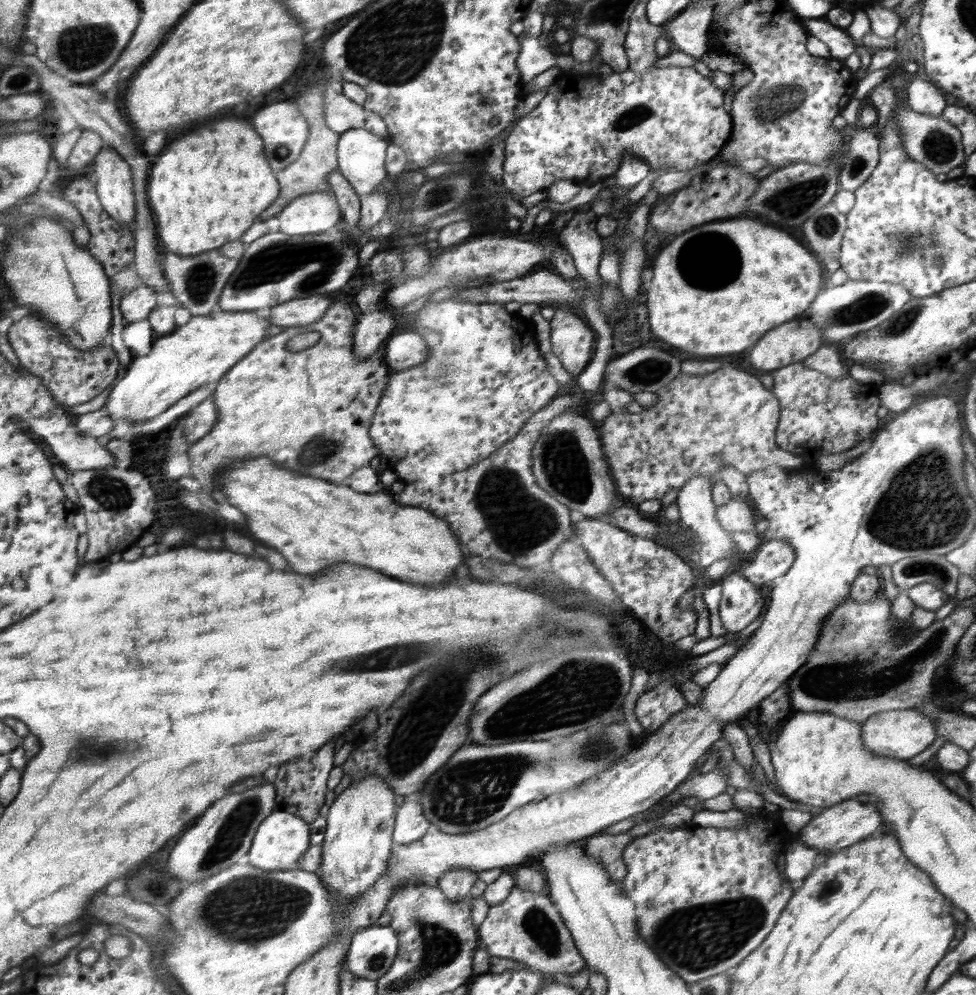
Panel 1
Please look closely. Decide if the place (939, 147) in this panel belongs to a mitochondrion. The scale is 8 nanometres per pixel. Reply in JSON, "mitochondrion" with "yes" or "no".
{"mitochondrion":"yes"}

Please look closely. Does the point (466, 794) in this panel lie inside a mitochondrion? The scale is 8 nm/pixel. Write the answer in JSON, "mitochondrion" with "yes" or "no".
{"mitochondrion":"yes"}

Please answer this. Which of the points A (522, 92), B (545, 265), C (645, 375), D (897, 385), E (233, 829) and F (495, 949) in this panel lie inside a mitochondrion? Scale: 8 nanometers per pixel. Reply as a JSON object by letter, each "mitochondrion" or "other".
{"A":"other","B":"other","C":"mitochondrion","D":"other","E":"mitochondrion","F":"other"}

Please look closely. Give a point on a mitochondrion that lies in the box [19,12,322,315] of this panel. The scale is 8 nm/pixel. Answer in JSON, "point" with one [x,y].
{"point":[81,47]}

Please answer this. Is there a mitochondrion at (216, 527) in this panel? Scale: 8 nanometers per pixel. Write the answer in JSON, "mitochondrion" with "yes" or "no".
{"mitochondrion":"no"}

